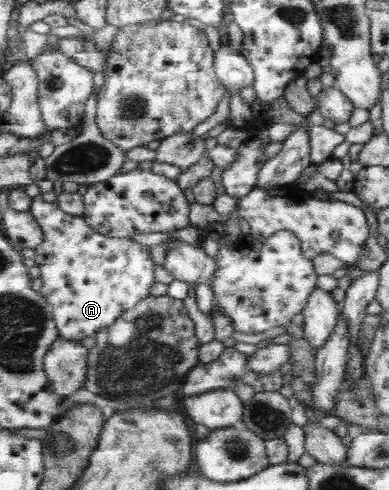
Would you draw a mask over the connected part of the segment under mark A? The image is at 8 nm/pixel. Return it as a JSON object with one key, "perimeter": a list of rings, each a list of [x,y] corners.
{"perimeter":[[[39,196],[34,198],[29,211],[36,217],[45,234],[42,244],[34,249],[35,264],[39,267],[43,281],[39,294],[53,307],[54,320],[62,339],[80,342],[84,337],[96,338],[96,334],[110,330],[128,310],[151,296],[150,288],[156,282],[154,270],[157,266],[152,262],[149,246],[140,245],[131,238],[106,236],[95,231],[84,217],[68,214],[57,202],[46,202]]]}

